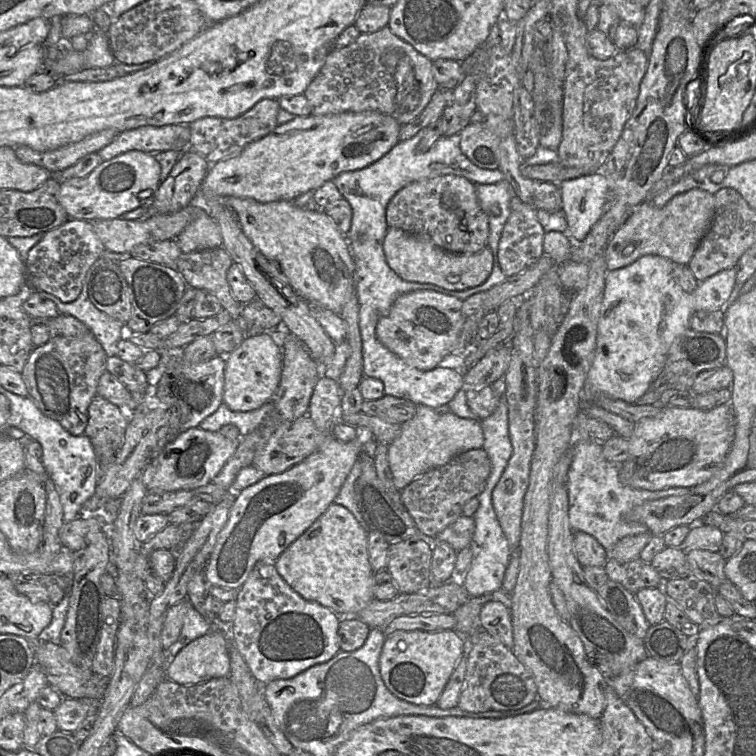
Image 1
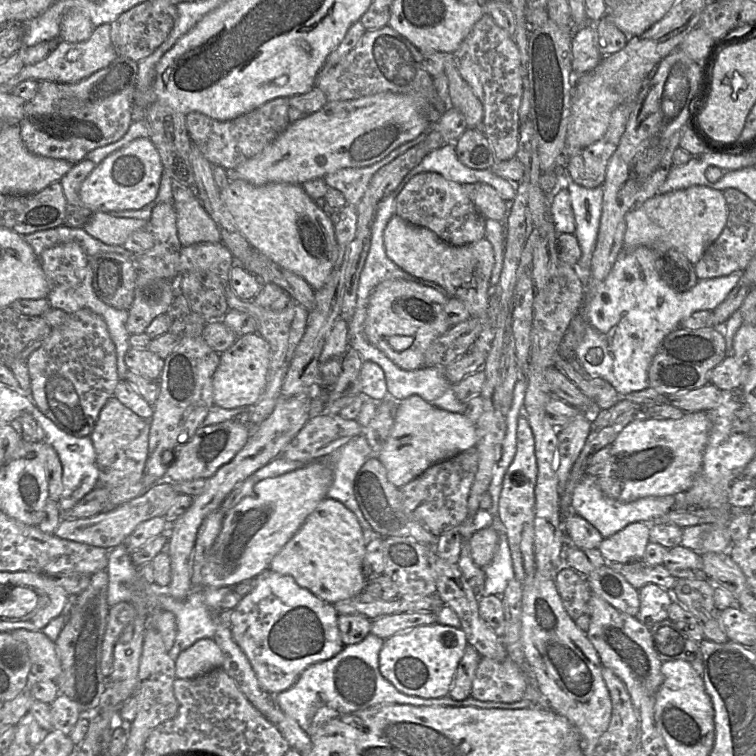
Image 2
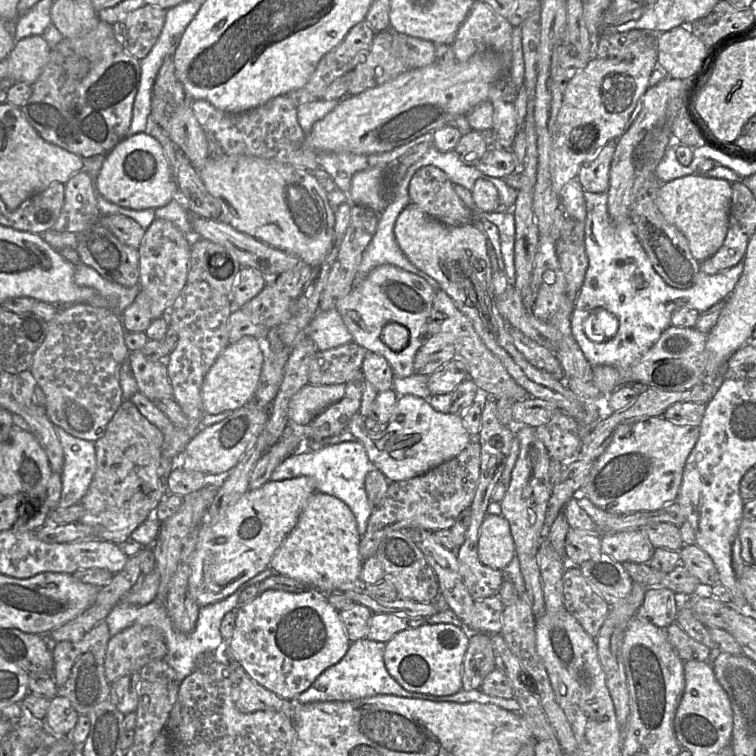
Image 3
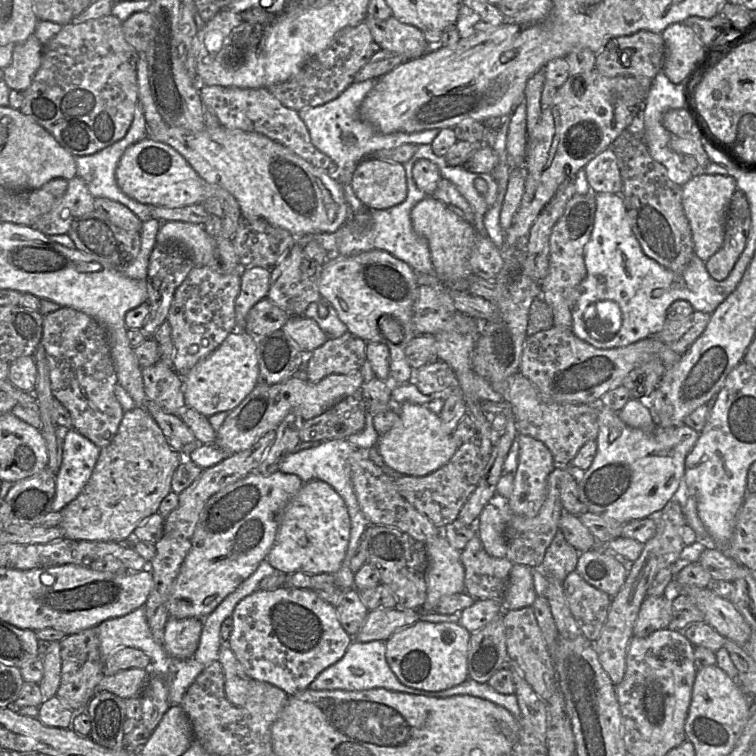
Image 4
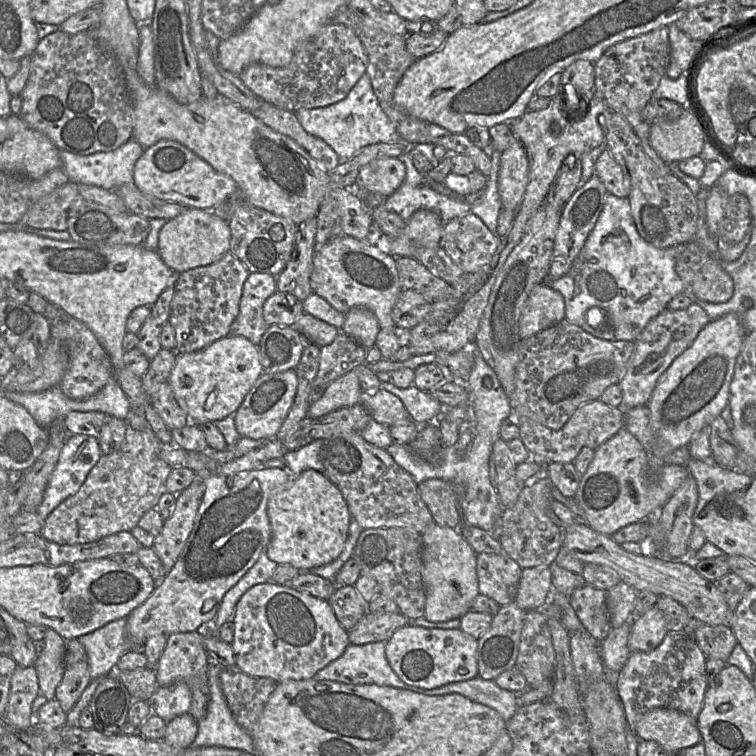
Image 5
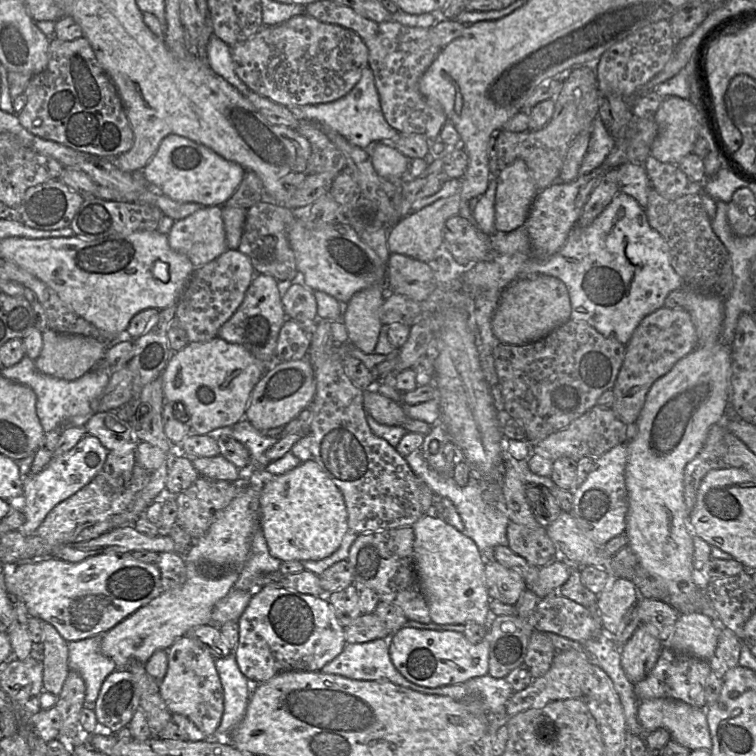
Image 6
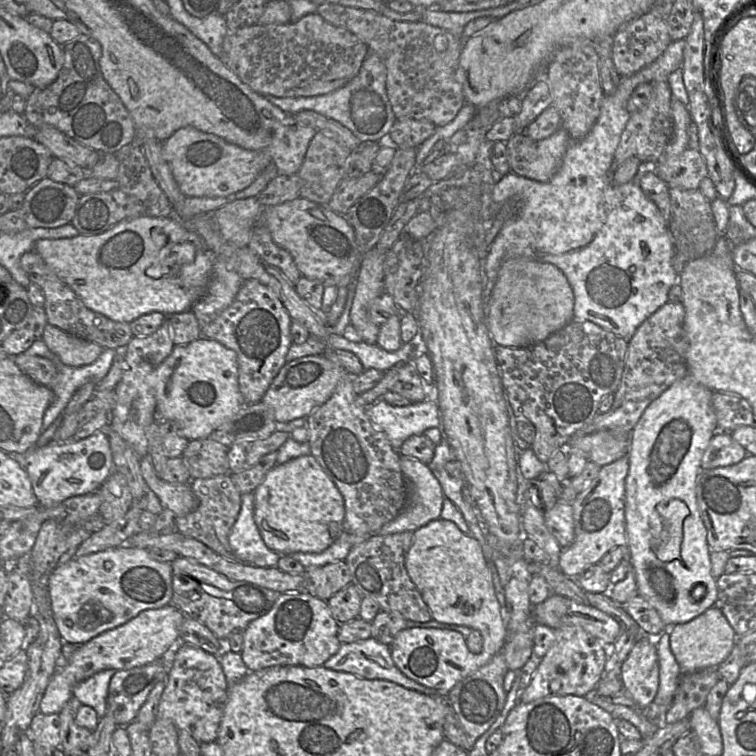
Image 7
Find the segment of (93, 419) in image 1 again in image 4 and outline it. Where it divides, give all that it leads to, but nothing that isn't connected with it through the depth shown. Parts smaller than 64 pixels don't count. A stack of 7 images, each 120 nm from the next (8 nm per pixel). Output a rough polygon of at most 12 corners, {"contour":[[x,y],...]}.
{"contour":[[144,409],[123,414],[63,539],[124,543],[184,456]]}

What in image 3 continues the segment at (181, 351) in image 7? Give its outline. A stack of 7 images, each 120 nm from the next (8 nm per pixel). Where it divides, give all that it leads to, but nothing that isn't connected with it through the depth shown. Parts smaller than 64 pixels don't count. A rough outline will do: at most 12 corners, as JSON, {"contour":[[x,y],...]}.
{"contour":[[263,341],[228,344],[204,377],[205,414],[234,411],[253,397]]}

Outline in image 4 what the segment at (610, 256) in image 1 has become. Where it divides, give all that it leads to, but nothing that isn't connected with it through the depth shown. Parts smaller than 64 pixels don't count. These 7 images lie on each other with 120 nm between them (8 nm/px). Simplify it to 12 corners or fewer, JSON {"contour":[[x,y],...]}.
{"contour":[[693,173],[681,188],[694,253],[723,244],[737,189],[728,175]]}

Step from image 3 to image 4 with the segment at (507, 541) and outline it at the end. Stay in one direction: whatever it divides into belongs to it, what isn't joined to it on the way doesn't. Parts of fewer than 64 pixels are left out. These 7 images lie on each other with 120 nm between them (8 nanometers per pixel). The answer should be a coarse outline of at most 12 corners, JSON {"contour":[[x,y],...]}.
{"contour":[[498,494],[476,524],[485,551],[506,558],[506,525],[513,513]]}

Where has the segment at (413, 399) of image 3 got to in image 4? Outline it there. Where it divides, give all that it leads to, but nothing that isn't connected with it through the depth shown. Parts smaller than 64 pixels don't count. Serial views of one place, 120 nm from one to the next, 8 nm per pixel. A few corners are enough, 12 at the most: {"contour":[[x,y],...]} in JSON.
{"contour":[[404,402],[376,444],[404,476],[427,476],[460,447],[438,414]]}

